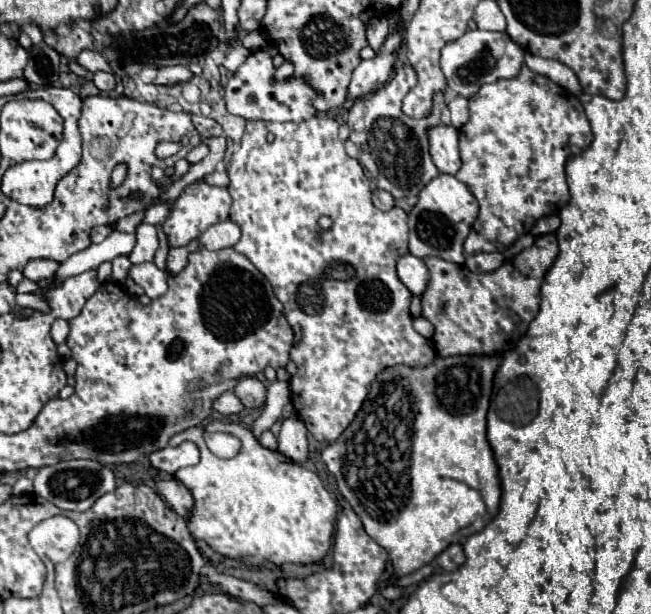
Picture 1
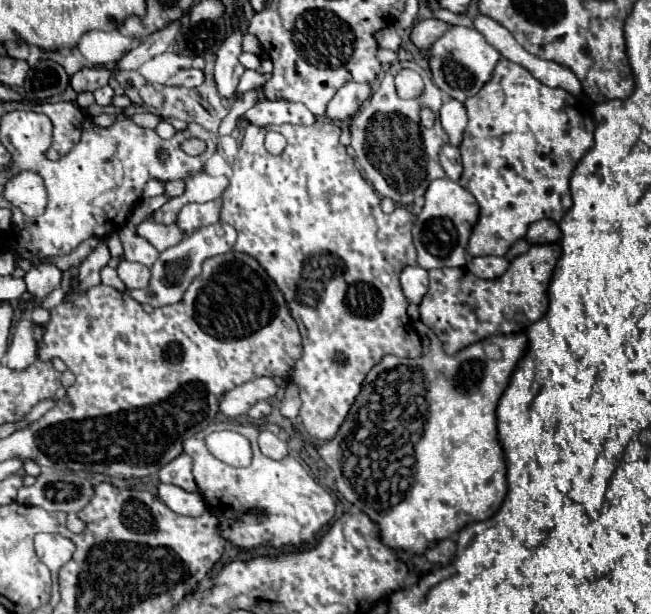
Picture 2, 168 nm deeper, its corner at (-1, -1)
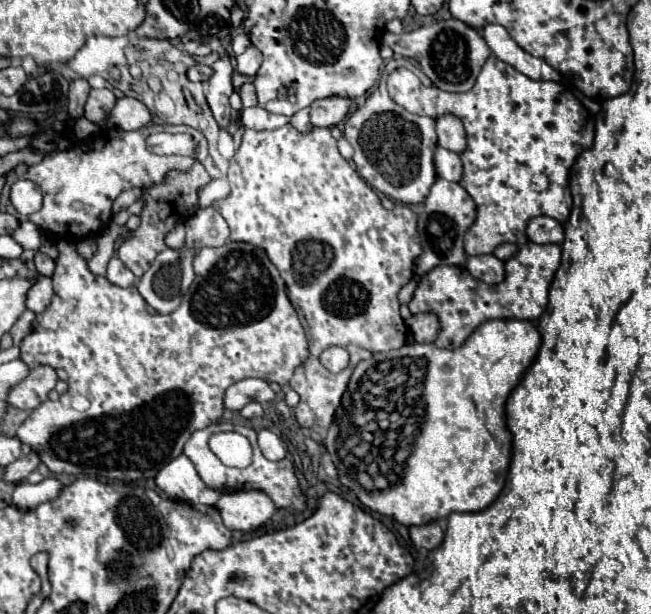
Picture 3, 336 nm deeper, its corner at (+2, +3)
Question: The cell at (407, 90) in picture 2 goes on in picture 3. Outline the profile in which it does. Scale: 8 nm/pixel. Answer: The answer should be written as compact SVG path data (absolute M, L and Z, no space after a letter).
M489 56L485 62L475 86L463 94L451 94L439 90L437 86L423 86L421 80L407 68L397 68L387 78L387 88L391 98L405 110L421 116L443 116L445 112L455 114L463 120L467 132L467 148L461 152L463 178L459 184L469 192L477 204L477 220L465 234L465 252L475 254L493 254L495 248L503 242L525 244L527 222L535 216L551 216L561 224L567 222L571 212L571 192L569 192L569 168L581 150L591 148L595 136L593 114L575 98L575 94L559 82L537 82L515 70L511 64L501 62L495 56Z

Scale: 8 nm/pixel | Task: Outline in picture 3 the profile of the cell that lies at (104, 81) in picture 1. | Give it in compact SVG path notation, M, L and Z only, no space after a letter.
M101 88L101 90L91 90L87 104L85 104L85 118L91 122L101 122L107 112L111 112L115 106L115 96L111 90Z

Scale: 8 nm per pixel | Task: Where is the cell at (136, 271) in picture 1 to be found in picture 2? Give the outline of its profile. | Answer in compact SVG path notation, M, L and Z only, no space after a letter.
M122 260L116 272L118 272L118 278L124 282L126 290L146 288L146 282L150 280L150 268L136 262L128 262L128 260Z

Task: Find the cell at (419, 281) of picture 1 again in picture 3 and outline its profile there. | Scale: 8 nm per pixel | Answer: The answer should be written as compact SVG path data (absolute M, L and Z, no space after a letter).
M415 274L415 276L401 288L401 292L399 292L399 302L401 302L401 304L409 304L409 300L413 298L413 292L415 292L415 288L417 288L417 282L419 282L419 280L417 280L417 274Z

